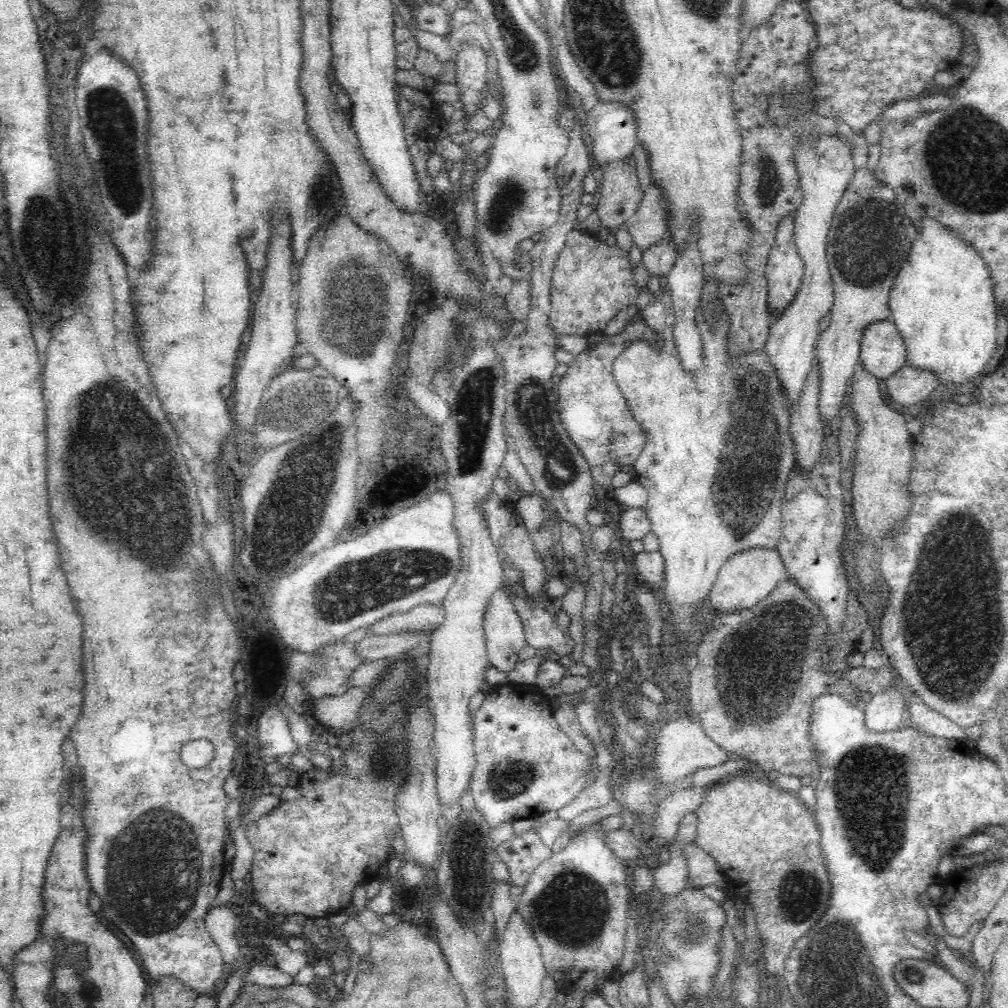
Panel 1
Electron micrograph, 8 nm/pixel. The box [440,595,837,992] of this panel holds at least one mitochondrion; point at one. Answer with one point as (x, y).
(572, 910)

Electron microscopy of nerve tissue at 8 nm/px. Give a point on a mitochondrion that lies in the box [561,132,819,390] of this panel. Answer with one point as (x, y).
(766, 188)

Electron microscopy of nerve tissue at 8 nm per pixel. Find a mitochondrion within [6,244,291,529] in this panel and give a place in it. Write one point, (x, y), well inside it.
(51, 290)

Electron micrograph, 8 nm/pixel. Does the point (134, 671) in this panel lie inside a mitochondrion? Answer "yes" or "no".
no

